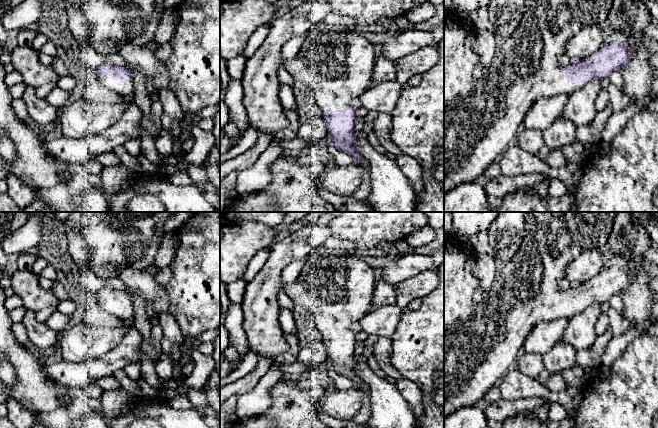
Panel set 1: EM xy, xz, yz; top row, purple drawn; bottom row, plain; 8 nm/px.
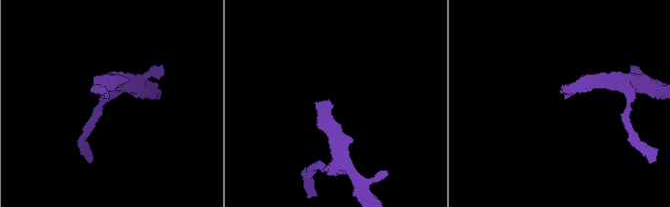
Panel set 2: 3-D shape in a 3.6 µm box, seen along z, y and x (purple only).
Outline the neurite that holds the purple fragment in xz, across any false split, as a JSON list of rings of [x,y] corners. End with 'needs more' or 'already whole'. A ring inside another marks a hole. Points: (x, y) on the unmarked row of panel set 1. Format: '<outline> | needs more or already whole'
[[[322,246],[307,257],[296,281],[284,285],[283,288],[293,302],[314,317],[328,351],[329,367],[351,380],[356,389],[360,389],[360,385],[365,383],[356,373],[357,364],[354,359],[357,346],[356,333],[350,329],[350,325],[373,310],[371,299],[377,280],[377,270],[364,262],[354,251]]] | needs more

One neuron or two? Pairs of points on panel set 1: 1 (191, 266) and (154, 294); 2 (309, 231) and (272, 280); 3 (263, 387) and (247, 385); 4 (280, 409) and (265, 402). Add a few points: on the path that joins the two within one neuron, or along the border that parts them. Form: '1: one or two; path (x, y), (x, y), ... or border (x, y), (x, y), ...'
1: two; border (164, 286), (167, 292), (169, 309)
2: one; path (297, 243), (273, 268)
3: two; border (269, 369), (249, 391), (243, 393), (237, 399)
4: two; border (277, 382), (269, 391), (271, 405), (251, 417)

